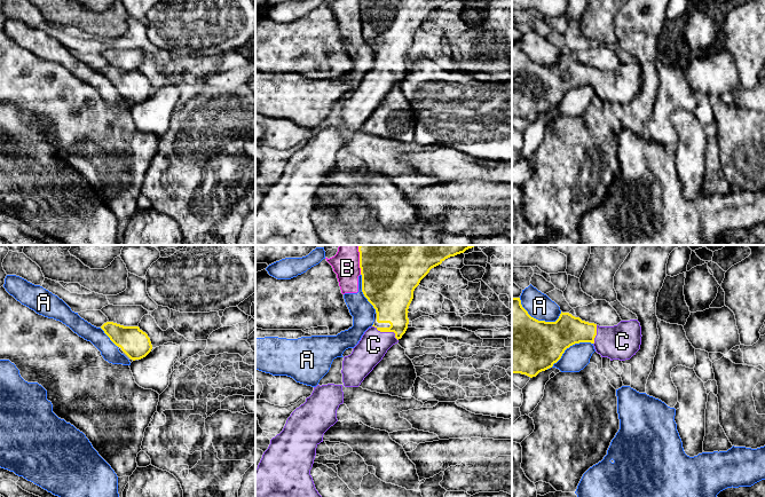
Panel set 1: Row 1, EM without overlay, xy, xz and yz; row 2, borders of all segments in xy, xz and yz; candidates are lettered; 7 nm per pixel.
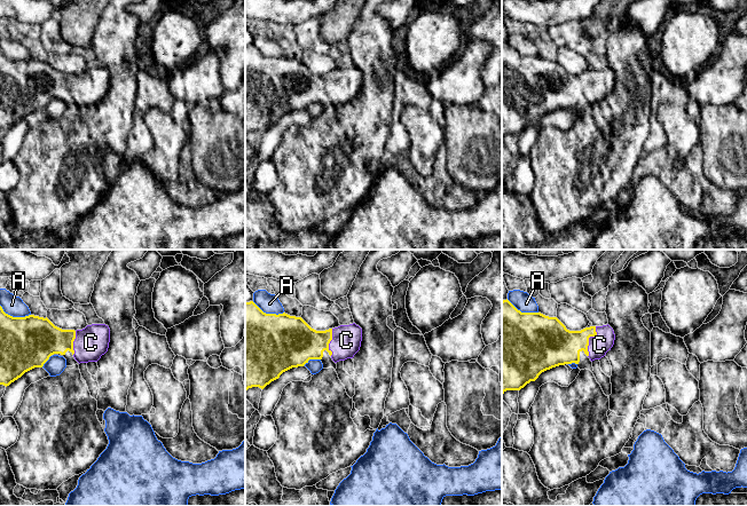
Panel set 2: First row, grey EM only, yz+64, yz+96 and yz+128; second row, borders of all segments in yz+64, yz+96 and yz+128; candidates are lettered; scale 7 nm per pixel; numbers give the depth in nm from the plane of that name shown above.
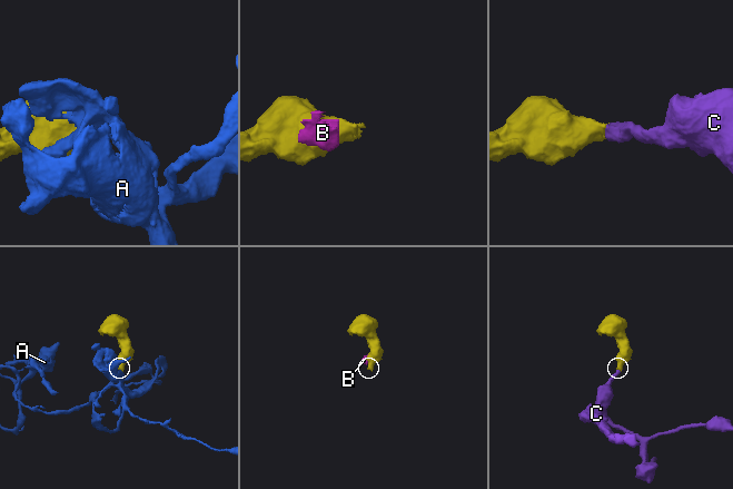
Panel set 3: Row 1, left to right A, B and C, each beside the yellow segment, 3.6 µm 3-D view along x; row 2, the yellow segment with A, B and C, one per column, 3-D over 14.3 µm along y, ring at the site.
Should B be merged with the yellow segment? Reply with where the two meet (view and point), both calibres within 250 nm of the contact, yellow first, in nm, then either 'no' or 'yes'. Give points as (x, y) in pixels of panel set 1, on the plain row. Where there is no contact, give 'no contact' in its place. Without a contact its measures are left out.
contact xz (360, 9); calibres 360 and 180 nm; no

